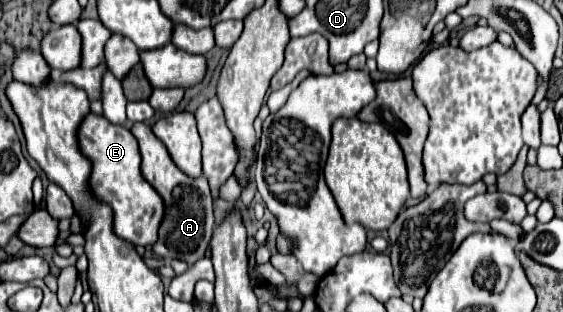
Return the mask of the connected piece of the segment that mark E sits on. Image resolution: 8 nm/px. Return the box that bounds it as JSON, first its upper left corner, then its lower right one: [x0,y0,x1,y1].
[77,113,163,245]

